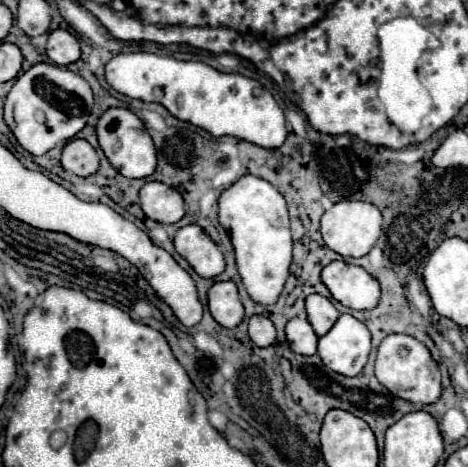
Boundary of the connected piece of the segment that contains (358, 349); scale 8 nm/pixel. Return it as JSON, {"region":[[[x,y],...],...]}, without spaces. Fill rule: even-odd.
{"region":[[[341,314],[335,326],[319,338],[319,356],[323,364],[341,374],[357,376],[371,352],[371,334],[363,322],[349,314]]]}

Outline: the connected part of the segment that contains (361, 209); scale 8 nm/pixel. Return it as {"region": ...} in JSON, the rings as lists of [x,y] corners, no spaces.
{"region":[[[343,200],[339,204],[335,204],[331,210],[327,210],[321,218],[321,234],[325,244],[341,254],[343,258],[361,258],[365,256],[373,244],[377,242],[379,234],[381,234],[381,212],[369,204],[369,202],[351,202],[351,200]]]}

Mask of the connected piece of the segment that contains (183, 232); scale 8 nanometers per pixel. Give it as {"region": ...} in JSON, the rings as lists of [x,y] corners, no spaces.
{"region":[[[197,224],[185,226],[175,234],[175,250],[201,278],[217,278],[225,270],[223,254]]]}

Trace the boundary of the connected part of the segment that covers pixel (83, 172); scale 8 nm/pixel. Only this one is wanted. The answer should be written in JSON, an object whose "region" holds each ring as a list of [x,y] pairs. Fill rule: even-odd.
{"region":[[[71,140],[63,148],[61,166],[75,176],[91,176],[99,168],[99,156],[87,140]]]}

